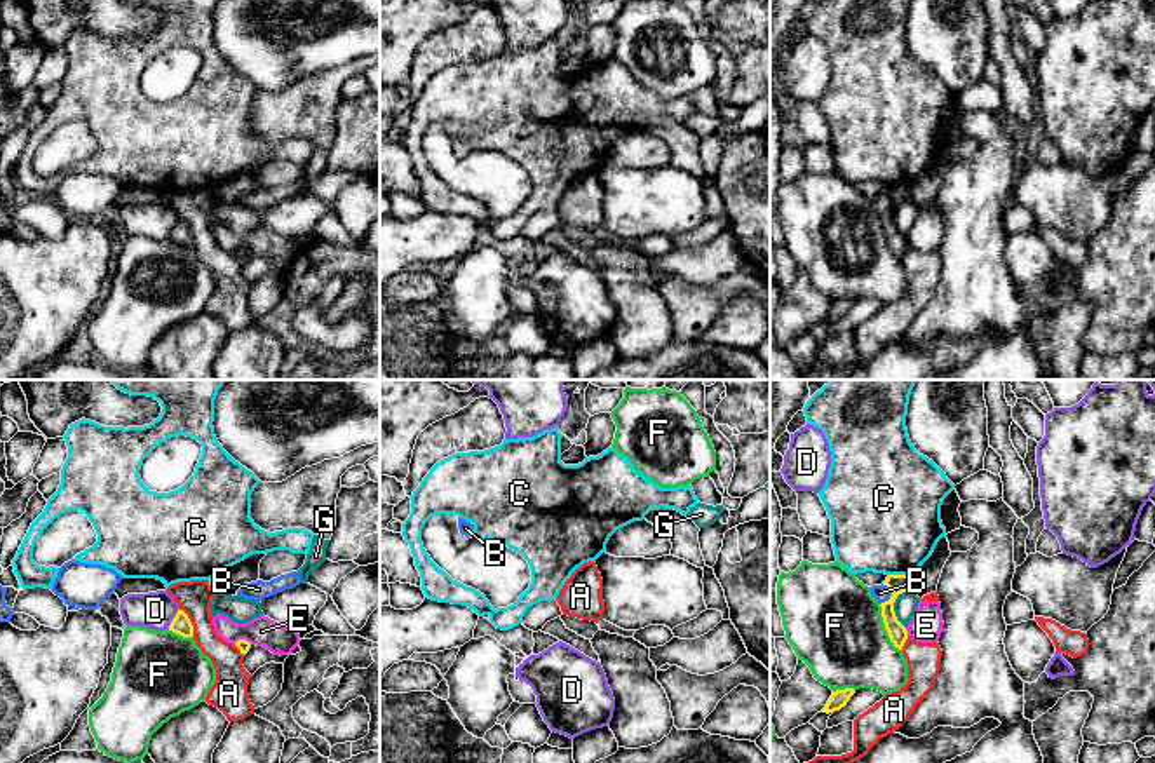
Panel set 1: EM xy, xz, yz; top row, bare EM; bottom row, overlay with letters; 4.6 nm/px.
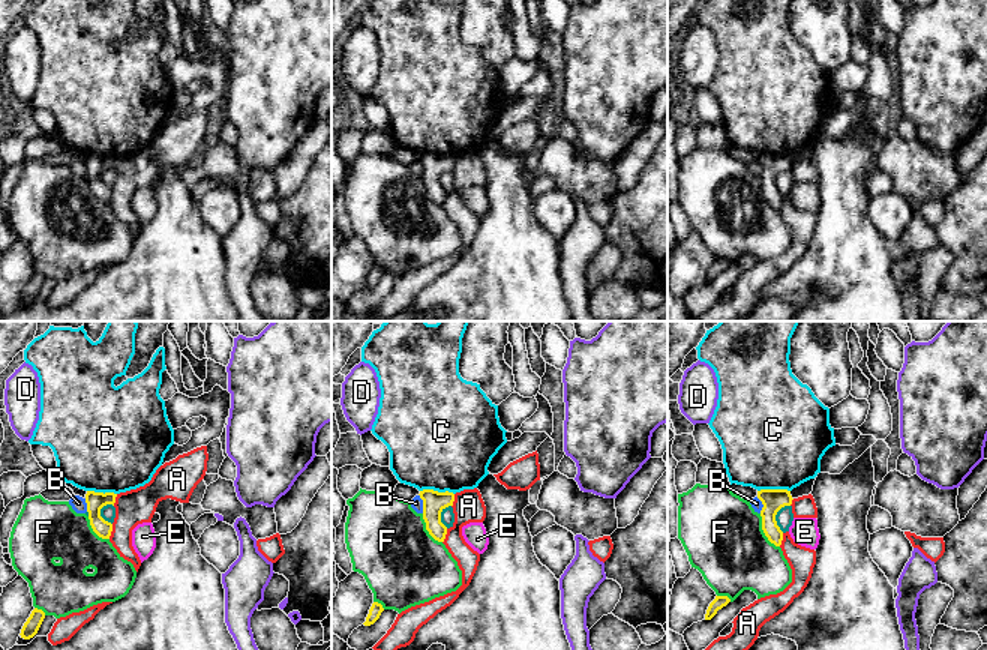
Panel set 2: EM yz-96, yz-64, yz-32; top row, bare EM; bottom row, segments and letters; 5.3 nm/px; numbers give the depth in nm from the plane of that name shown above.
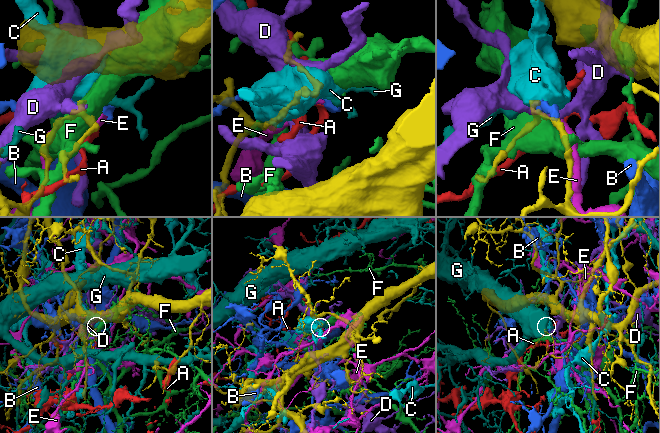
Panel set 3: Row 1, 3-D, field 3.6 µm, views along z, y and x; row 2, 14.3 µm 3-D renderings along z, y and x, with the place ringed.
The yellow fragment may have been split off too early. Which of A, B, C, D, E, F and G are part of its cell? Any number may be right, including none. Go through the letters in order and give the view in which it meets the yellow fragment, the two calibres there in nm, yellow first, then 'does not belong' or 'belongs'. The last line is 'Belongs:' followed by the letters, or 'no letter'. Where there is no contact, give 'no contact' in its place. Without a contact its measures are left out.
A: xy | 90/160 nm | does not belong
B: yz | 90/80 nm | does not belong
C: yz | 90/460 nm | does not belong
D: xy | 90/180 nm | does not belong
E: yz | 90/150 nm | does not belong
F: yz | 90/440 nm | does not belong
G: yz | 90/100 nm | does not belong
Belongs: no letter

